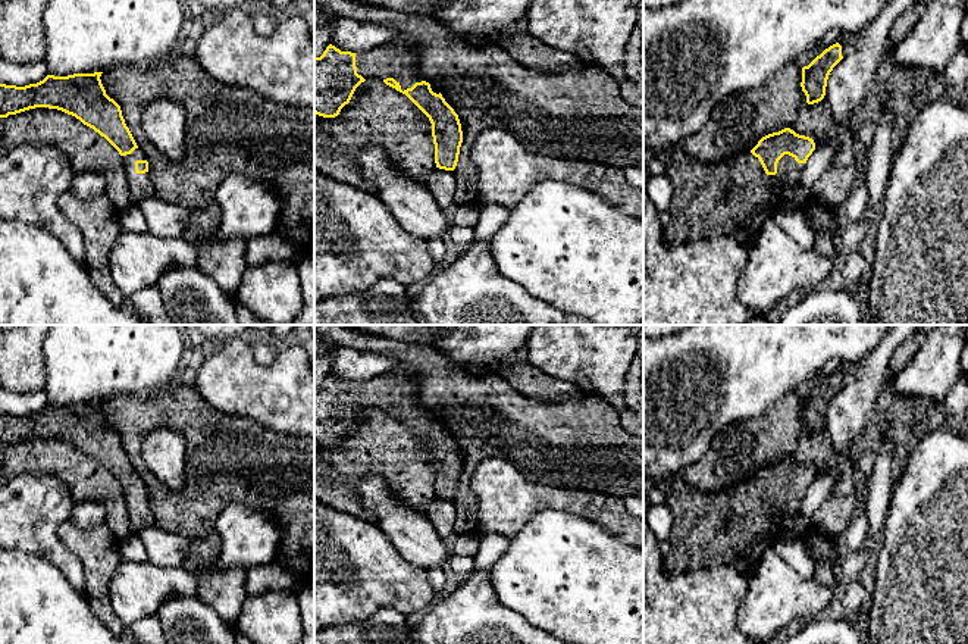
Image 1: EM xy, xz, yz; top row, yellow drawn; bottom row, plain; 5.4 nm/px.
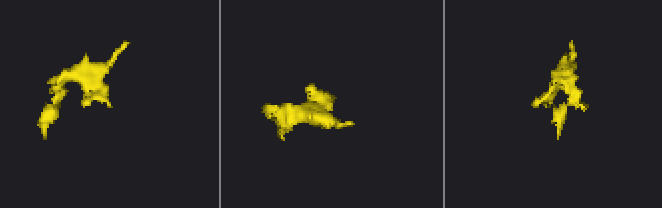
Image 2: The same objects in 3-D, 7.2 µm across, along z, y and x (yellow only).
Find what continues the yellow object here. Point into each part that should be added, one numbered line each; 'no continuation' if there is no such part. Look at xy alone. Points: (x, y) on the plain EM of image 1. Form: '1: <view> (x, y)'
1: xy (140, 513)

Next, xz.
1: xz (397, 388)

